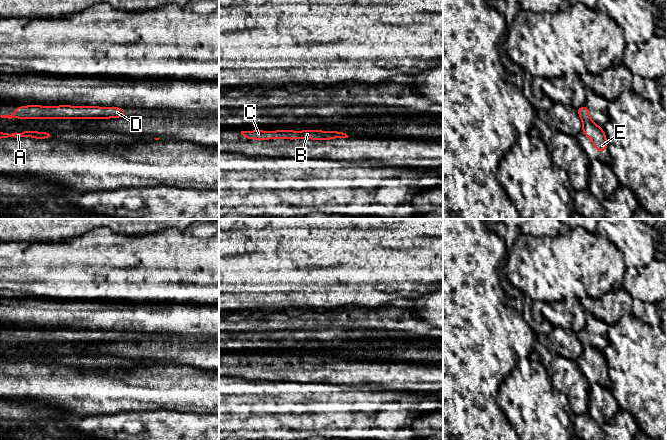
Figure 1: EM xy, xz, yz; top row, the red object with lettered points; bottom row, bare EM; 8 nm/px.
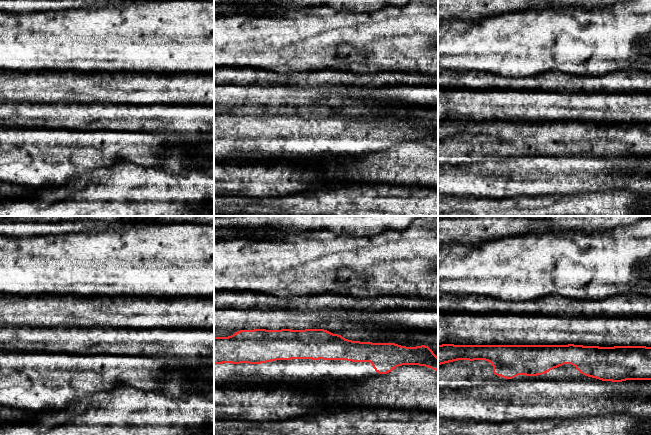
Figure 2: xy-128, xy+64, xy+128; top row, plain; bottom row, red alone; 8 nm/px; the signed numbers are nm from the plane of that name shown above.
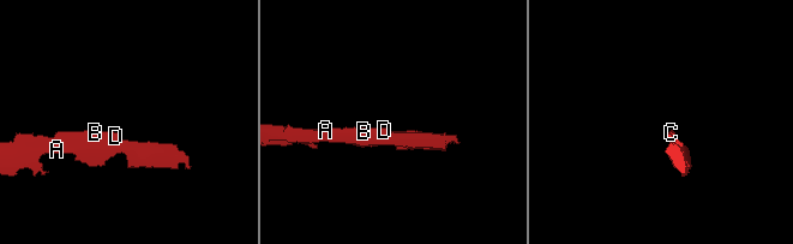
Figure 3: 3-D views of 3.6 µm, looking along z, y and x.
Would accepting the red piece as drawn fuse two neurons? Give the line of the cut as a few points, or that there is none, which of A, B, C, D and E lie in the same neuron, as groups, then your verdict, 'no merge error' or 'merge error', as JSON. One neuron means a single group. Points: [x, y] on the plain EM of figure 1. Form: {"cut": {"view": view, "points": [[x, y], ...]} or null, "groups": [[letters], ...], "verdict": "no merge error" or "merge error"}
{"cut": null, "groups": [["A", "B", "C", "D", "E"]], "verdict": "no merge error"}

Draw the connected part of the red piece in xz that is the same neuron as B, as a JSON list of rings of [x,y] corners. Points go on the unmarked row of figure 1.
[[[276,354],[276,355],[241,355],[241,358],[248,364],[269,364],[269,363],[312,363],[312,364],[331,364],[335,362],[348,362],[346,357],[340,355],[322,355],[322,354]]]

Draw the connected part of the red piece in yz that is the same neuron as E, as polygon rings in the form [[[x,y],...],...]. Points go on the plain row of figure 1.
[[[583,329],[576,334],[583,347],[581,355],[593,366],[596,375],[602,377],[608,374],[606,358],[602,351],[592,345],[589,332]]]

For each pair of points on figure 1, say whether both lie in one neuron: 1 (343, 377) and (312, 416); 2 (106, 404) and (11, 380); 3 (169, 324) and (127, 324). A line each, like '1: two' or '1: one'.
1: two
2: one
3: one

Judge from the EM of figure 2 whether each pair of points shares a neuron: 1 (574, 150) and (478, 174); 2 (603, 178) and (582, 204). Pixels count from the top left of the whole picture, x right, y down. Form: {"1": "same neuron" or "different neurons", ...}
{"1": "different neurons", "2": "different neurons"}

